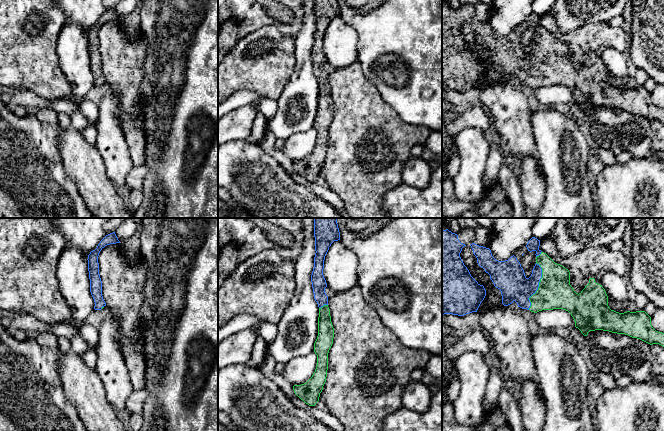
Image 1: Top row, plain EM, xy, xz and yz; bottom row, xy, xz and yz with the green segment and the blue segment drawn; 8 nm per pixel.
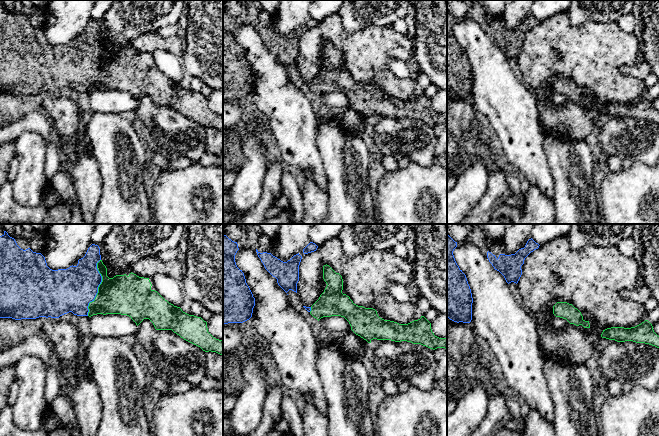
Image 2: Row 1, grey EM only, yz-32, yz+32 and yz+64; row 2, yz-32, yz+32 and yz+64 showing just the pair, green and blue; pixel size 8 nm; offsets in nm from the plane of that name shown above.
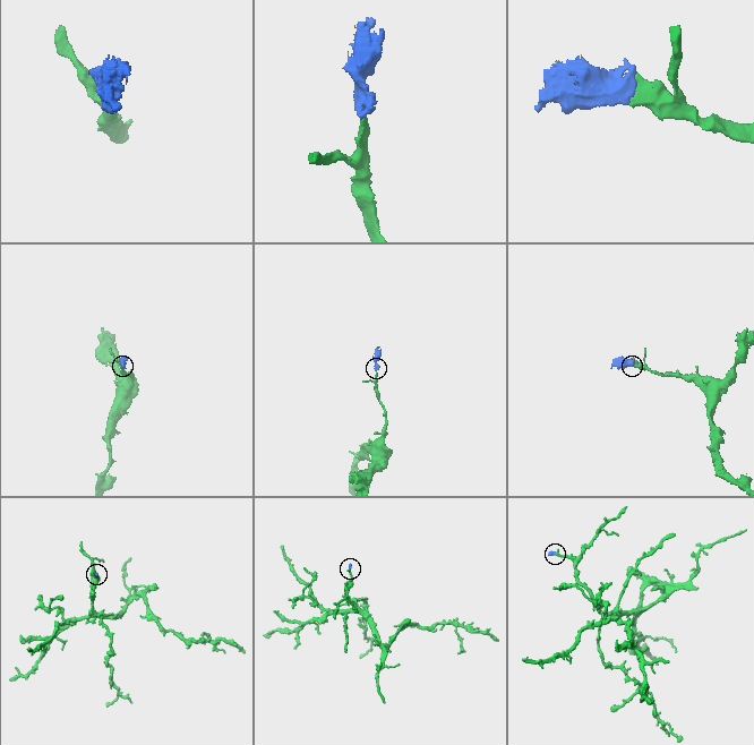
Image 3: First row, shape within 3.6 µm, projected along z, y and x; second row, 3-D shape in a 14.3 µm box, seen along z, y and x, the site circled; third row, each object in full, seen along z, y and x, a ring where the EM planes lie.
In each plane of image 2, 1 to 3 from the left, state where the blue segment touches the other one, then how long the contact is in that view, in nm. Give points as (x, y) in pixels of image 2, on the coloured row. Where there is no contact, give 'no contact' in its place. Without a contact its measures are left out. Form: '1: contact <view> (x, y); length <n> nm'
1: contact yz-32 (98, 287); length 460 nm
2: contact yz+32 (311, 309); length 40 nm
3: no contact

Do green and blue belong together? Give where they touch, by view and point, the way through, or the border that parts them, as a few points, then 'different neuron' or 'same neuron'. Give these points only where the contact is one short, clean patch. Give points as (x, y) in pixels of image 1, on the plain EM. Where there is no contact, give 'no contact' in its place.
yz (539, 62) | across yz (554, 68), (539, 62), (518, 62), (510, 54) | same neuron

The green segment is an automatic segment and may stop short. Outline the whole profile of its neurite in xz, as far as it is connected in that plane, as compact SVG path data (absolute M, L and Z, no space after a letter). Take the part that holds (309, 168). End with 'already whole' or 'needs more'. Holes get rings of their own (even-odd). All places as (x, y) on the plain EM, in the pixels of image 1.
M314 0L315 33L311 51L314 75L319 83L318 112L314 119L317 141L312 153L304 160L294 161L294 169L309 182L315 182L326 158L328 129L333 120L334 104L328 83L327 63L323 51L324 36L329 23L340 16L338 0Z; needs more

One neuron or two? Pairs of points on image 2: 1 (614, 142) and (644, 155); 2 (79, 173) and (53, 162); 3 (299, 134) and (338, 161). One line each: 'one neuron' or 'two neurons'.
1: one neuron
2: two neurons
3: two neurons

